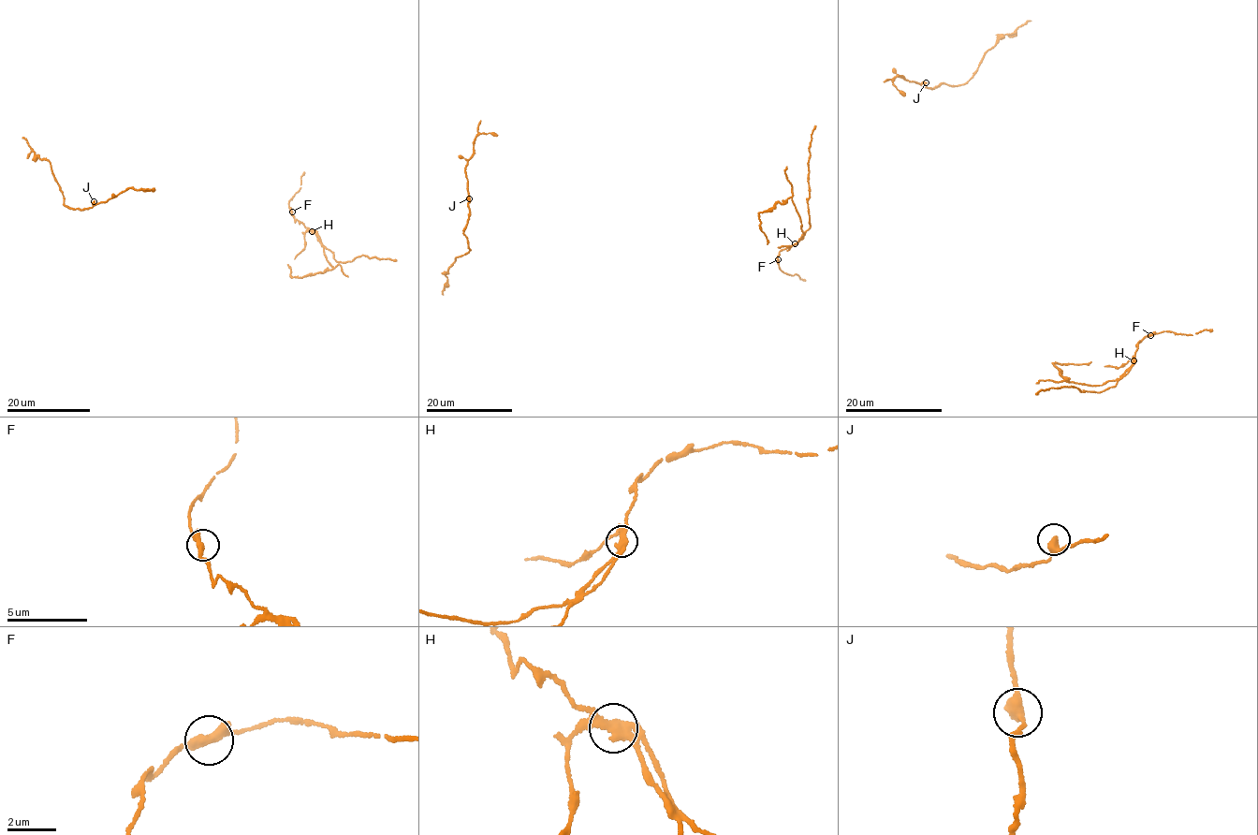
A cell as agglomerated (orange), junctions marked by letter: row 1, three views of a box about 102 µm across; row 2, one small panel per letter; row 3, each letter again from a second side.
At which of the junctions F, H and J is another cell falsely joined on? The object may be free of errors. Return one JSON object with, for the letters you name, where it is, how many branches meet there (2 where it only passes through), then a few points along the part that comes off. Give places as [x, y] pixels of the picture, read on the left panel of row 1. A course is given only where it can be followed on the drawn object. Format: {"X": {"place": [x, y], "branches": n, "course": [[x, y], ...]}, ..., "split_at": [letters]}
{"H": {"place": [312, 231], "branches": 2, "course": [[313, 231], [332, 269], [300, 278], [289, 274], [288, 264]]}, "split_at": ["H"]}

